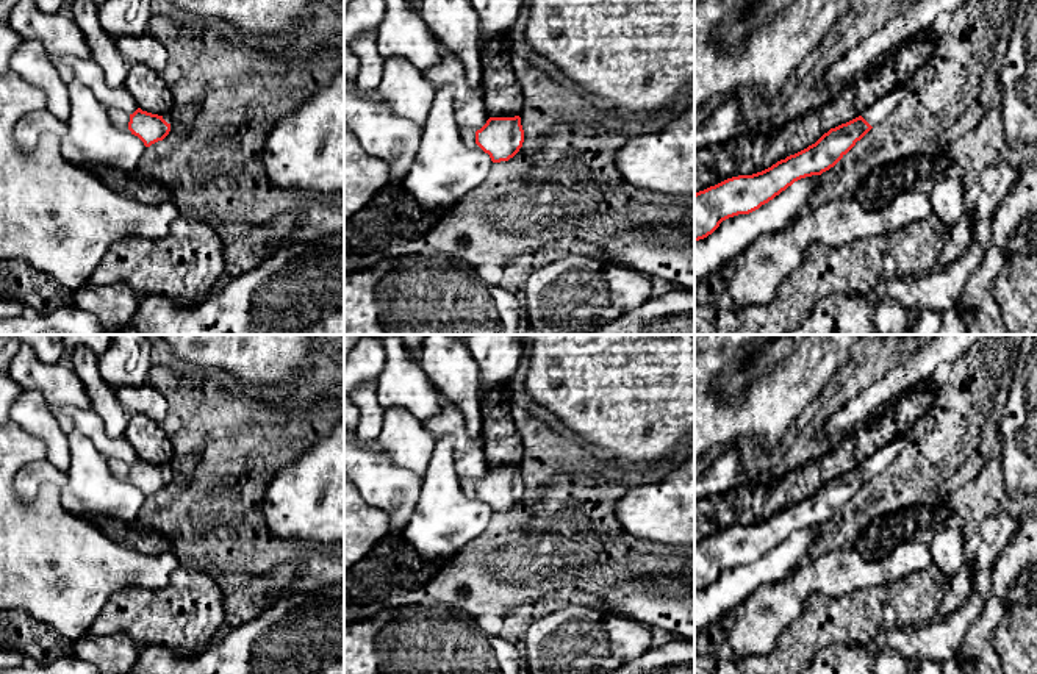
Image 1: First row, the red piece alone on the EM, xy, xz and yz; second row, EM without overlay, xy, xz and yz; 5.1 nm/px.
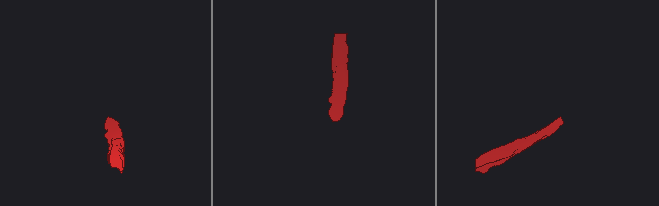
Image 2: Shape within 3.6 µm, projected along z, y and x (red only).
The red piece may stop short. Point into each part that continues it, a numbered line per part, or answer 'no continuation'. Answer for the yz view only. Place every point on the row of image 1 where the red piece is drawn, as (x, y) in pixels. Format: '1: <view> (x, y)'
1: yz (881, 108)

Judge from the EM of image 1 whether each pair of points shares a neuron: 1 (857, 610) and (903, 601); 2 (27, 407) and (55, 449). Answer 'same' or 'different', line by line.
1: same
2: same

